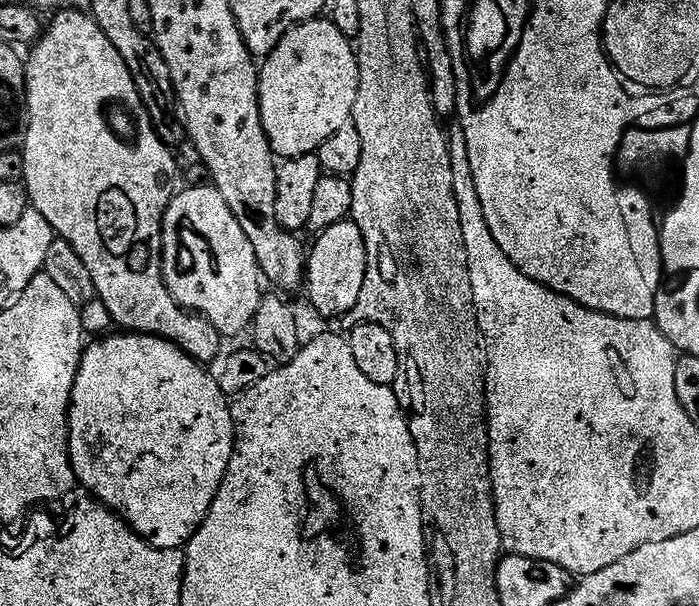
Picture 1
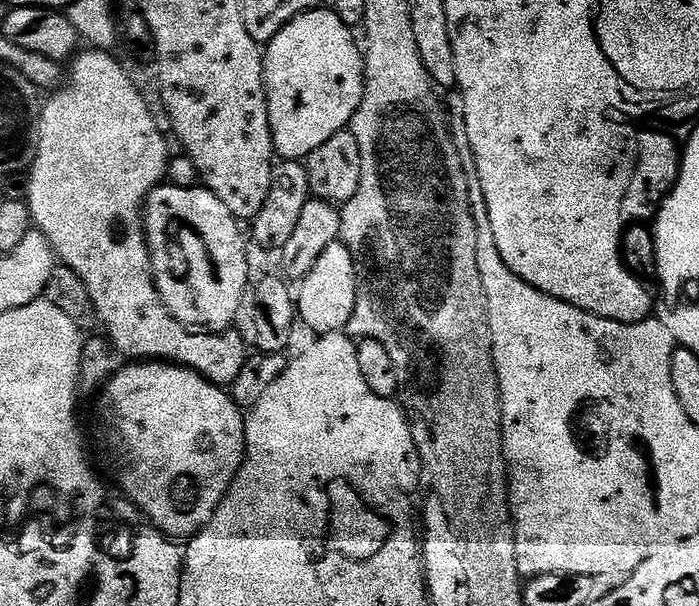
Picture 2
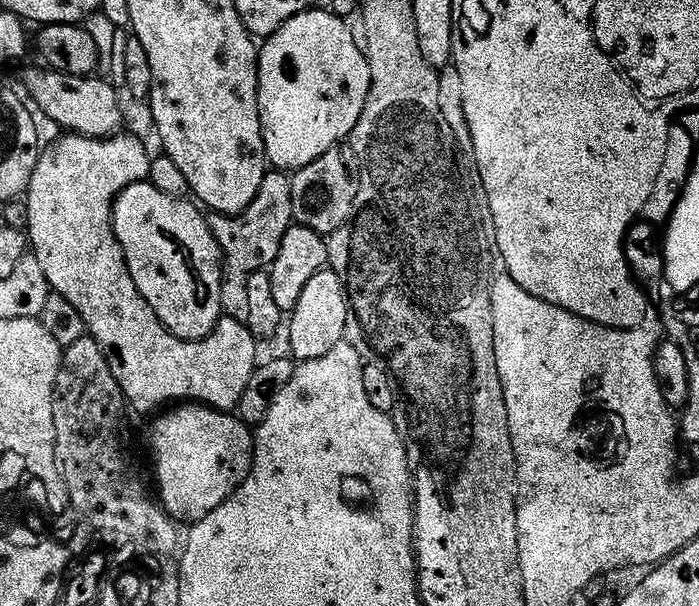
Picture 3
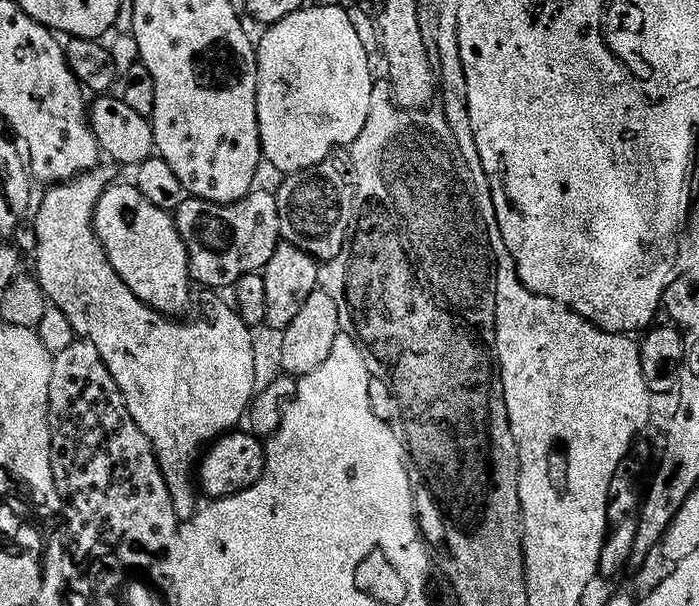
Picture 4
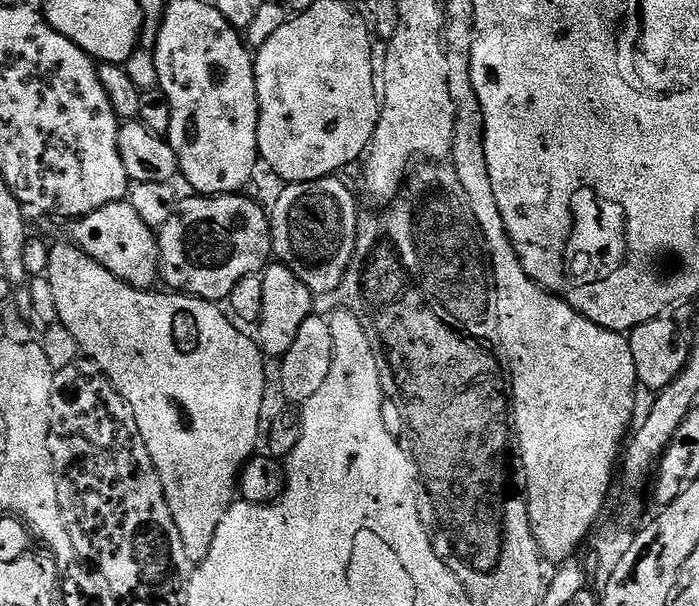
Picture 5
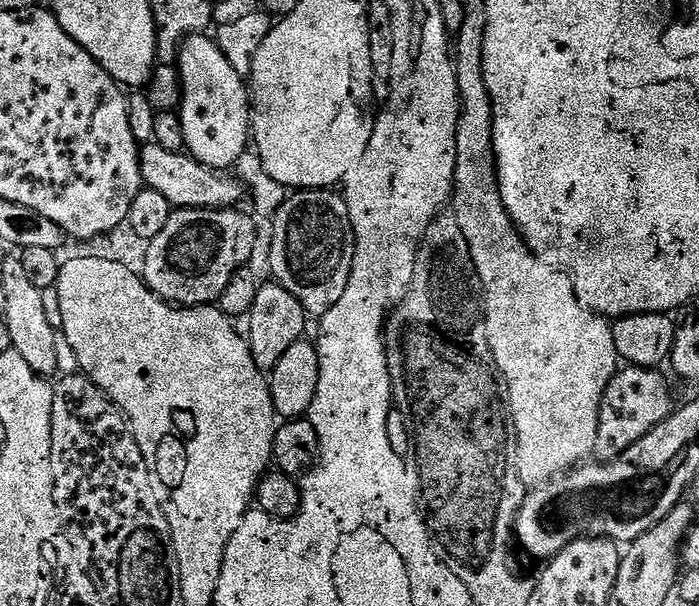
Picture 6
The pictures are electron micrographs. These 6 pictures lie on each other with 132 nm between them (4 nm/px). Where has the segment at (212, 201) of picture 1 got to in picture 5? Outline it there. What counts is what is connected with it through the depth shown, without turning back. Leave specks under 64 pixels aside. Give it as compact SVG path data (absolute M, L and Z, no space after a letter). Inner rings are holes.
M127 199L106 204L79 217L73 224L76 224L72 228L73 234L76 235L76 247L81 248L91 260L97 260L102 267L110 270L110 274L145 290L155 285L152 283L157 283L160 263L157 233L138 216L136 209Z

